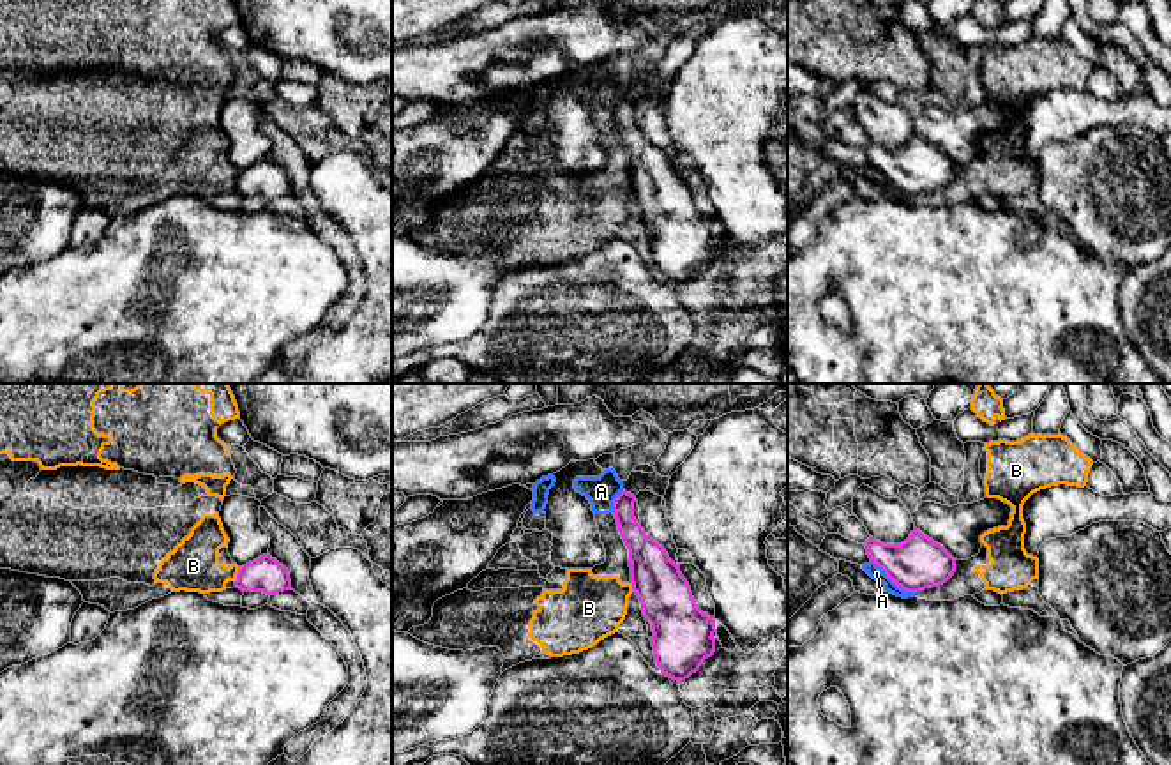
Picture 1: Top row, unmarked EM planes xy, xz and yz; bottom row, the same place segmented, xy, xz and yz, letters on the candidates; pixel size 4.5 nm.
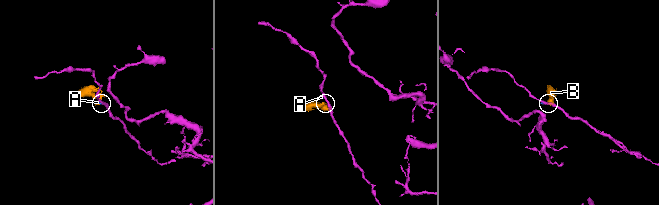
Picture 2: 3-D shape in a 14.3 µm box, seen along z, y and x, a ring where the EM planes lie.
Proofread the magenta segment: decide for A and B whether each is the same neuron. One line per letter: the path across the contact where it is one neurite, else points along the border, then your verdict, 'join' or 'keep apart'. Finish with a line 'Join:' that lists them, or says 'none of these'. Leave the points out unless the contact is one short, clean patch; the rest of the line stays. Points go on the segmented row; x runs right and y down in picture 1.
A: border yz (871, 560), (898, 585), (915, 592); keep apart
B: border xy (241, 568), (235, 582); keep apart
Join: none of these

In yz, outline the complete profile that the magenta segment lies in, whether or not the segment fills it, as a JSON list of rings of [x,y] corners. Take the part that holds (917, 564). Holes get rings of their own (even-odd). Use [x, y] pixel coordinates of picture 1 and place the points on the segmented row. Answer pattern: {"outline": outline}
{"outline": [[[917,528],[901,544],[883,544],[869,537],[864,546],[871,562],[906,592],[940,587],[956,572],[956,558]]]}

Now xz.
{"outline": [[[625,489],[613,502],[613,516],[629,549],[632,590],[652,624],[661,673],[682,682],[714,655],[715,618],[698,608],[680,567],[636,521],[634,502],[636,496]]]}

